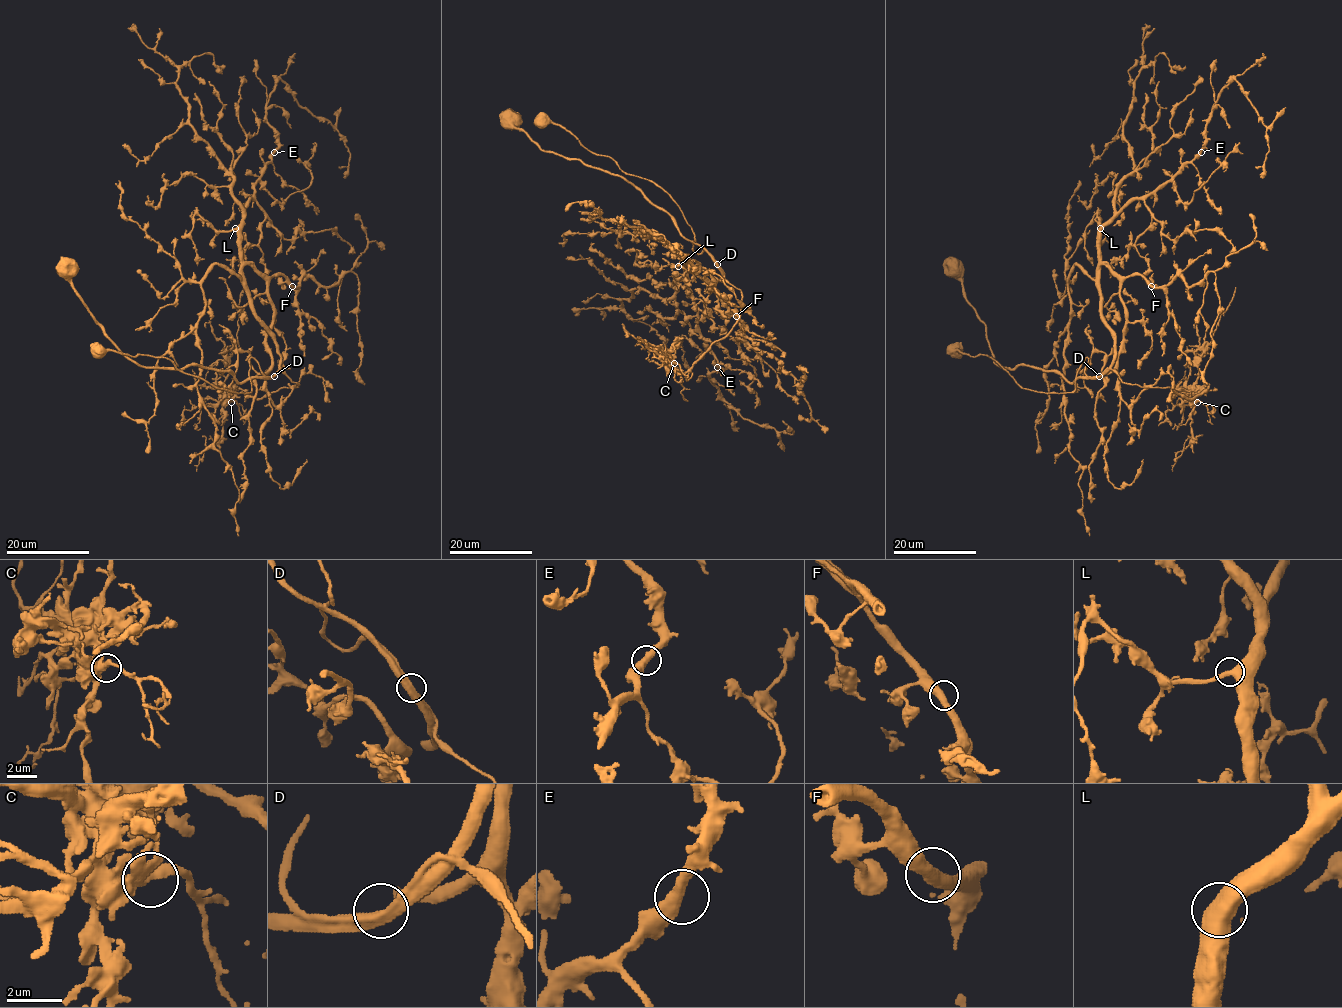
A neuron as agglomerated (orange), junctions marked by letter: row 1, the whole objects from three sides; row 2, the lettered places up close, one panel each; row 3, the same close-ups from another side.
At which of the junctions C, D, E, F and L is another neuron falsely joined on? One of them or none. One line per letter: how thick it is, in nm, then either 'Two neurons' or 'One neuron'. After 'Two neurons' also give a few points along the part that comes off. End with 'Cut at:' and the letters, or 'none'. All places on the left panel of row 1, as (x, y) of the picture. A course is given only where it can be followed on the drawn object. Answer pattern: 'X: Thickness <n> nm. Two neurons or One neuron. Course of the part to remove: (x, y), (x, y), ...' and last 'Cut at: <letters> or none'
C: Thickness 420 nm. One neuron
D: Thickness 480 nm. Two neurons. Course of the part to remove: (274, 376), (267, 377), (251, 357), (250, 392), (235, 392), (182, 373), (165, 357), (134, 356), (90, 344)
E: Thickness 440 nm. One neuron
F: Thickness 440 nm. One neuron
L: Thickness 500 nm. One neuron
Cut at: D

